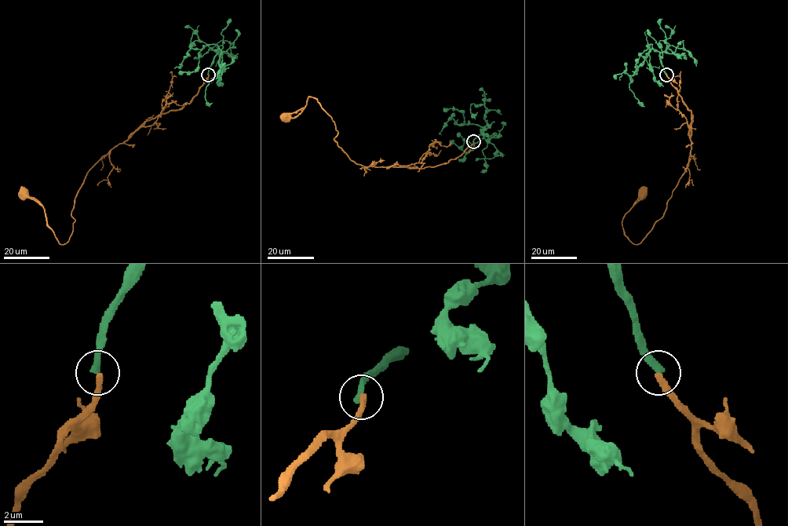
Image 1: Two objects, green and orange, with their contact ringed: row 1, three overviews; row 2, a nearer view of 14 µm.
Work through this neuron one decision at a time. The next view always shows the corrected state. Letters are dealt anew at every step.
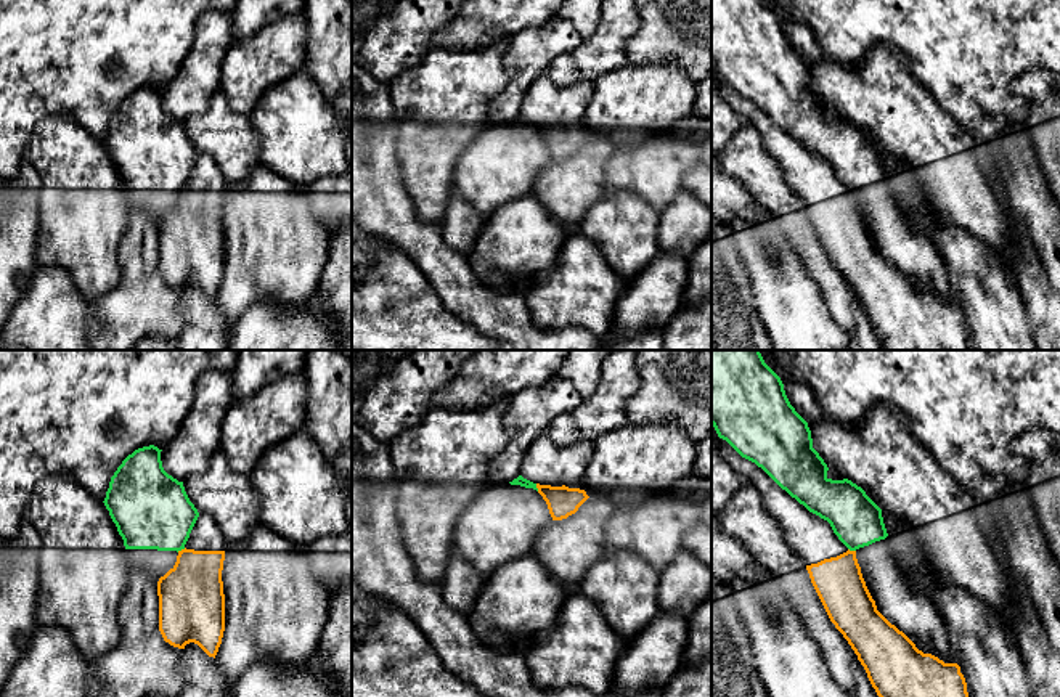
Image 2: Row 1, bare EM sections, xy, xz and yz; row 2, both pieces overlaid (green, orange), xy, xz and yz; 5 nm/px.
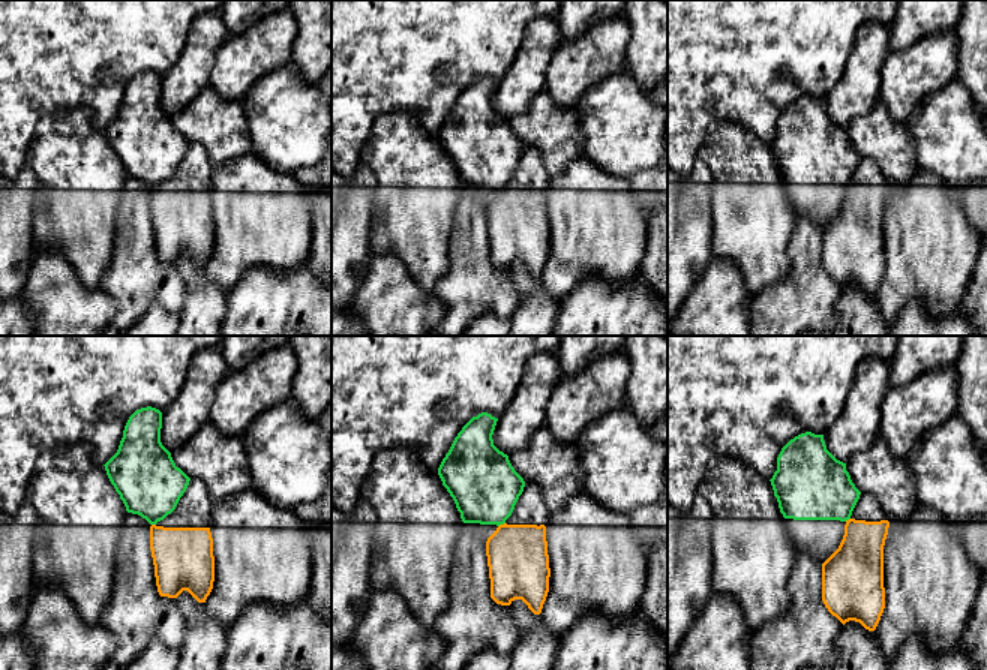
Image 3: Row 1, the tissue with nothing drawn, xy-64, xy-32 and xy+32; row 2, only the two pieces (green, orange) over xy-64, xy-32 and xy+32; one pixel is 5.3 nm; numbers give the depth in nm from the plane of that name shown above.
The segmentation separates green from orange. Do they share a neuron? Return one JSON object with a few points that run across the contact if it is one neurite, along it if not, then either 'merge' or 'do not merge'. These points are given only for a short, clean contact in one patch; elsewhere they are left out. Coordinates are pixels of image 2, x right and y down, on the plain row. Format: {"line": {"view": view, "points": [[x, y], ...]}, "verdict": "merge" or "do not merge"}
{"line": {"view": "xy", "points": [[185, 188], [177, 191]]}, "verdict": "do not merge"}

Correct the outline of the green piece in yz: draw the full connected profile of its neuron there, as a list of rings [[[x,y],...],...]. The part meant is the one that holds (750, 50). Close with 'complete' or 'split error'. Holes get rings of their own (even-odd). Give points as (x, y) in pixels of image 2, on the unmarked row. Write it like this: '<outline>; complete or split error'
[[[711,0],[711,66],[742,98],[761,108],[809,153],[827,161],[838,180],[856,193],[866,226],[877,251],[919,291],[956,304],[949,270],[936,244],[920,236],[891,191],[882,149],[848,119],[827,117],[827,104],[813,88],[808,63],[790,45],[781,18],[764,0]]]; split error

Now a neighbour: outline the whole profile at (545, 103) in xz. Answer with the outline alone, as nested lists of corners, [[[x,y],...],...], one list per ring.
[[[548,71],[527,90],[520,116],[536,125],[552,161],[575,154],[589,138],[583,119],[591,96],[593,80],[559,87]]]

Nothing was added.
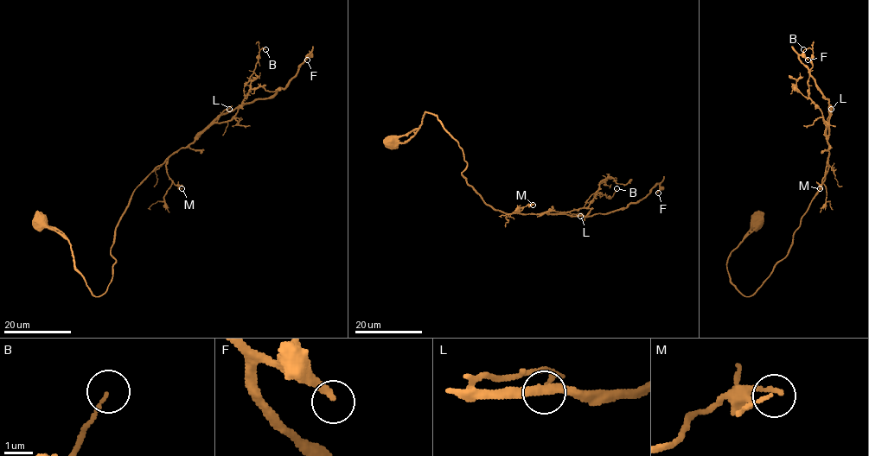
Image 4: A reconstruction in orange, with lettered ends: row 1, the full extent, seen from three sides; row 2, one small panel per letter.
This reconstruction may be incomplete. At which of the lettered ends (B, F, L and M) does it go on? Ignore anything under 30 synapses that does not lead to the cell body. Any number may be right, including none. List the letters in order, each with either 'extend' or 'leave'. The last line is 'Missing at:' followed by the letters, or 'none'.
B: leave
F: extend
L: leave
M: leave
Missing at: F

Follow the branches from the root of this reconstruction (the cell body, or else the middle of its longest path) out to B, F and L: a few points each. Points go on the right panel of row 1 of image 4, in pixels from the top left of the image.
B: (756, 219), (727, 262), (746, 296), (788, 253), (828, 168), (827, 123), (808, 96), (813, 51), (803, 49)
F: (756, 219), (727, 262), (732, 284), (746, 296), (788, 253), (828, 168), (831, 107), (799, 55), (808, 60)
L: (756, 219), (727, 262), (732, 284), (746, 296), (788, 253), (793, 234), (825, 179), (831, 109)

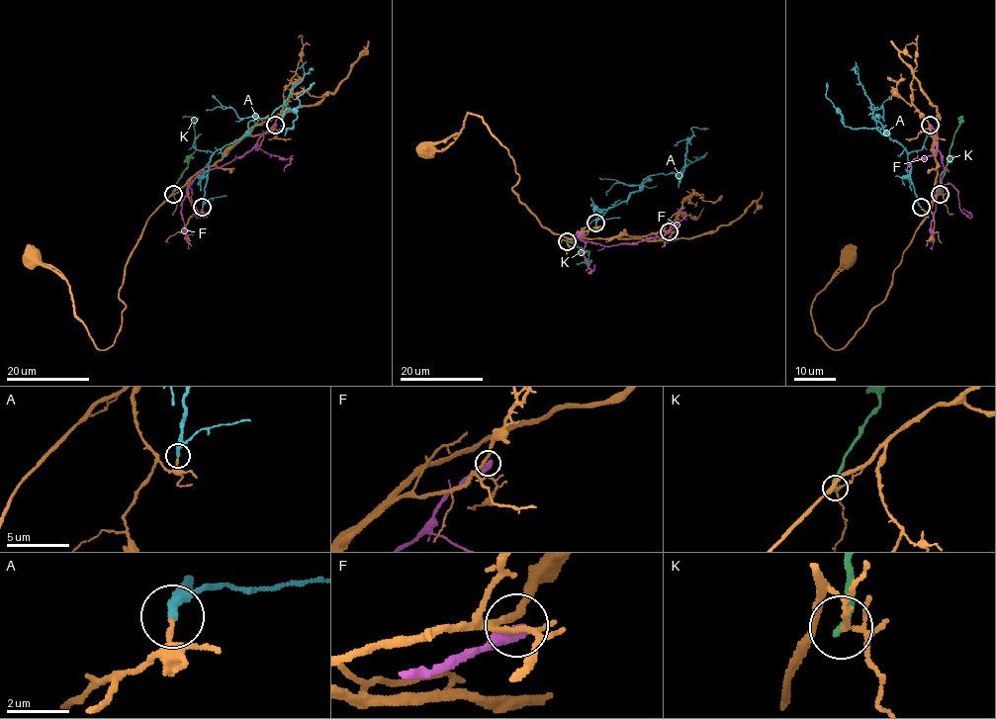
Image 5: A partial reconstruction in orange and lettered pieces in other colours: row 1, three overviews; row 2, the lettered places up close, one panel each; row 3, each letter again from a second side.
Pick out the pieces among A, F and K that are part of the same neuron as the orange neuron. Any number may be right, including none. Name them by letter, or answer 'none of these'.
none of these

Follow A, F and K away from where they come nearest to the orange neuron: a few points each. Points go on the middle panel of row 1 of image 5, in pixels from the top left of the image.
A: (595, 222), (649, 176), (678, 172), (675, 175), (680, 178), (692, 128), (708, 129)
F: (669, 231), (657, 237), (611, 246), (575, 237), (578, 232), (580, 235), (583, 232)
K: (567, 240), (588, 251), (588, 261), (576, 264)

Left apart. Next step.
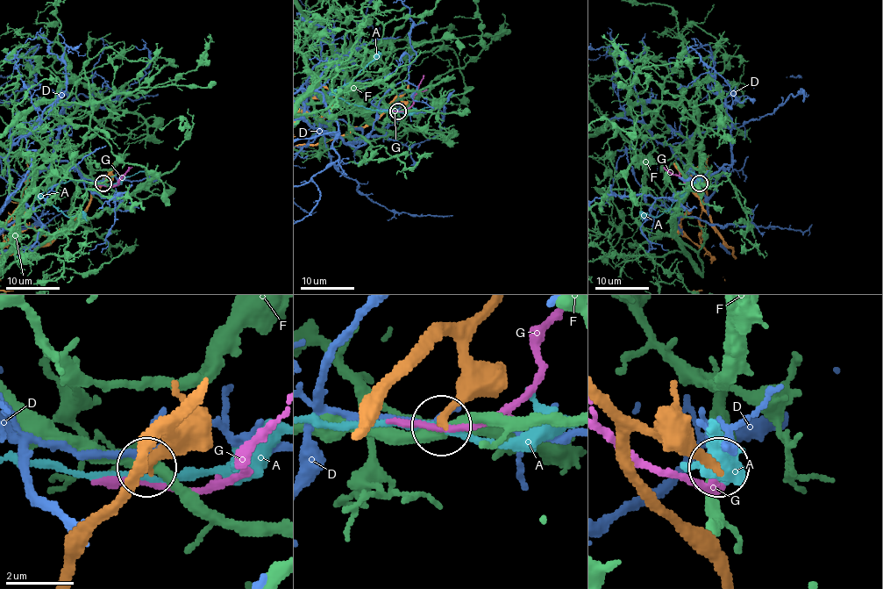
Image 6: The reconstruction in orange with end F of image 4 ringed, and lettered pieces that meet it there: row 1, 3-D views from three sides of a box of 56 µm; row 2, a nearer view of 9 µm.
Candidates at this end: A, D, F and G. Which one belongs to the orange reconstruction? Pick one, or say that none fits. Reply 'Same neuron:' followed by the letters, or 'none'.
Same neuron: none

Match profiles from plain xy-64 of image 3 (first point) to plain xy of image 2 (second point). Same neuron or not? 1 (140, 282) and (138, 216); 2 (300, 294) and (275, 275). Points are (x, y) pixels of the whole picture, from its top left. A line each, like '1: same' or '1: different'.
1: same
2: different

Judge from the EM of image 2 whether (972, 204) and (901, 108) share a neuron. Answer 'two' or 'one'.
one

